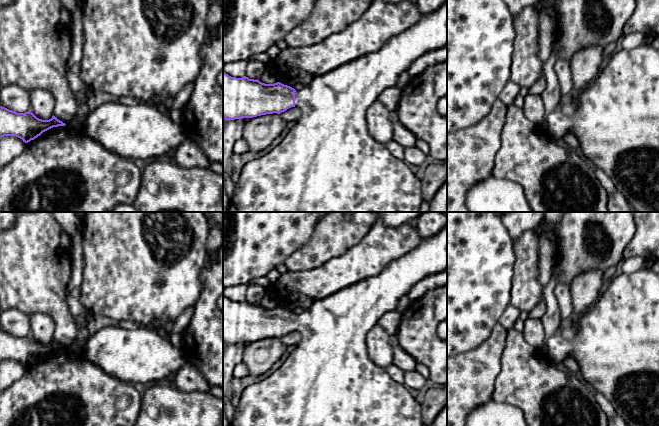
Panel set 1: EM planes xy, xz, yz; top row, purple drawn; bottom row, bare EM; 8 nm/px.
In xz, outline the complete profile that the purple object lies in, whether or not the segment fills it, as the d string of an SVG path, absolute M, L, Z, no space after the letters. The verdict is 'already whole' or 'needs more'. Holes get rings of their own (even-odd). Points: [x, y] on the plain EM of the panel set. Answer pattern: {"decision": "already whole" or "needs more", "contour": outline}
{"decision": "needs more", "contour": "M447 225L437 234L423 239L418 247L409 251L401 258L389 263L378 275L361 279L351 286L339 290L333 295L324 299L314 301L310 308L301 314L284 309L280 306L274 308L265 308L259 304L249 303L244 300L242 302L231 301L223 295L223 342L228 344L253 342L266 338L280 338L291 331L297 331L302 338L296 345L284 363L268 378L249 385L243 391L239 404L236 407L234 419L230 422L230 426L423 426L422 421L422 405L414 398L408 388L401 383L393 380L386 369L375 364L369 357L366 346L366 335L378 324L379 319L387 312L397 310L400 299L407 295L411 288L429 275L437 274L447 269Z"}

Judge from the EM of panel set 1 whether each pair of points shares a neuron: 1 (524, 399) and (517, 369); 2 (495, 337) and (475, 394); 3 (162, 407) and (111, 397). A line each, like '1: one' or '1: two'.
1: one
2: one
3: two

